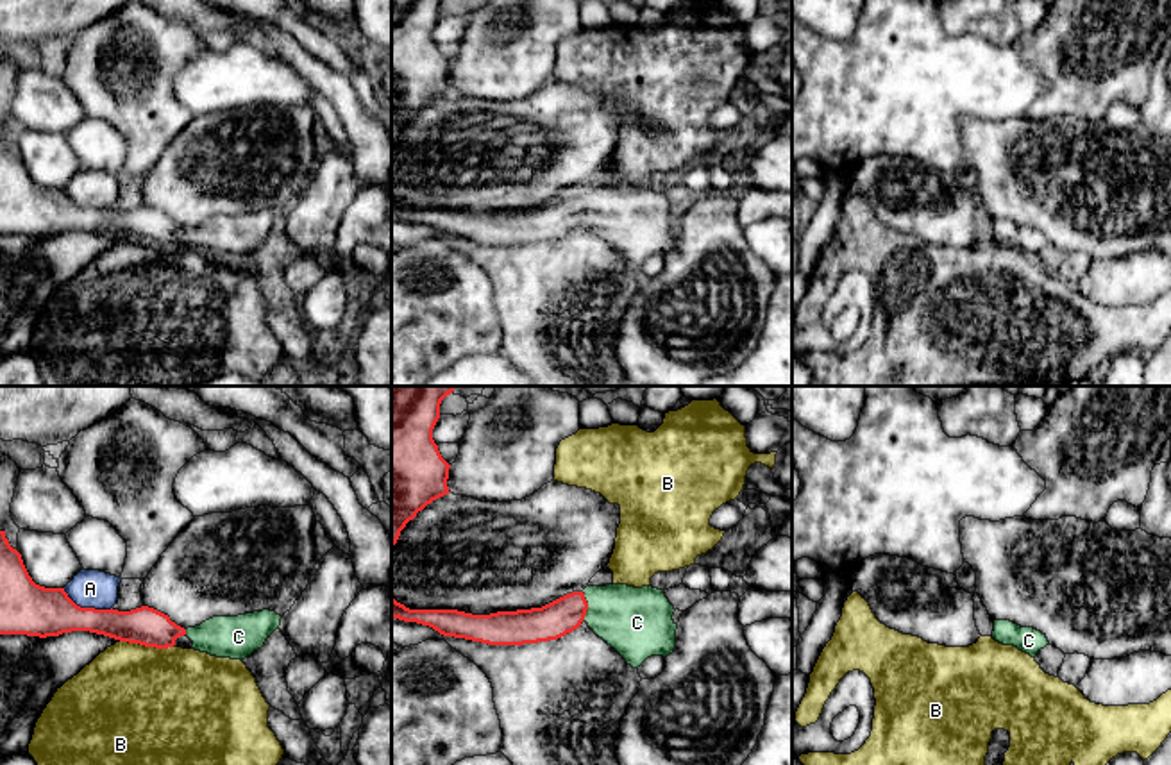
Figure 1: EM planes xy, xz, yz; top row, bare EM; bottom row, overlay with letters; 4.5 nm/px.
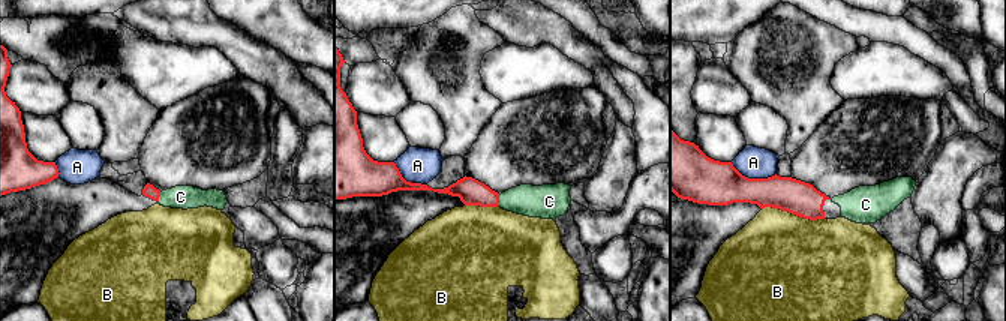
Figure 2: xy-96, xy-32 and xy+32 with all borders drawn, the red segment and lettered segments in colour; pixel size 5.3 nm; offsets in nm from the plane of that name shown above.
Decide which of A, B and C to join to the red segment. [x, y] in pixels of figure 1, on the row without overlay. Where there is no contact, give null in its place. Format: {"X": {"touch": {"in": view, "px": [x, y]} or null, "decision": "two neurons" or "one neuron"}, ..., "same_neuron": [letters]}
{"A": {"touch": {"in": "xy", "px": [86, 208]}, "decision": "two neurons"}, "B": {"touch": {"in": "xy", "px": [147, 245]}, "decision": "two neurons"}, "C": {"touch": {"in": "xz", "px": [587, 206]}, "decision": "one neuron"}, "same_neuron": ["C"]}

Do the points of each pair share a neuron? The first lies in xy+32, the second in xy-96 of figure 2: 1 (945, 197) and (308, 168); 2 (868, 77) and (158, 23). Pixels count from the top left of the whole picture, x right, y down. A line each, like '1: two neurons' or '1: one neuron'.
1: two neurons
2: two neurons

